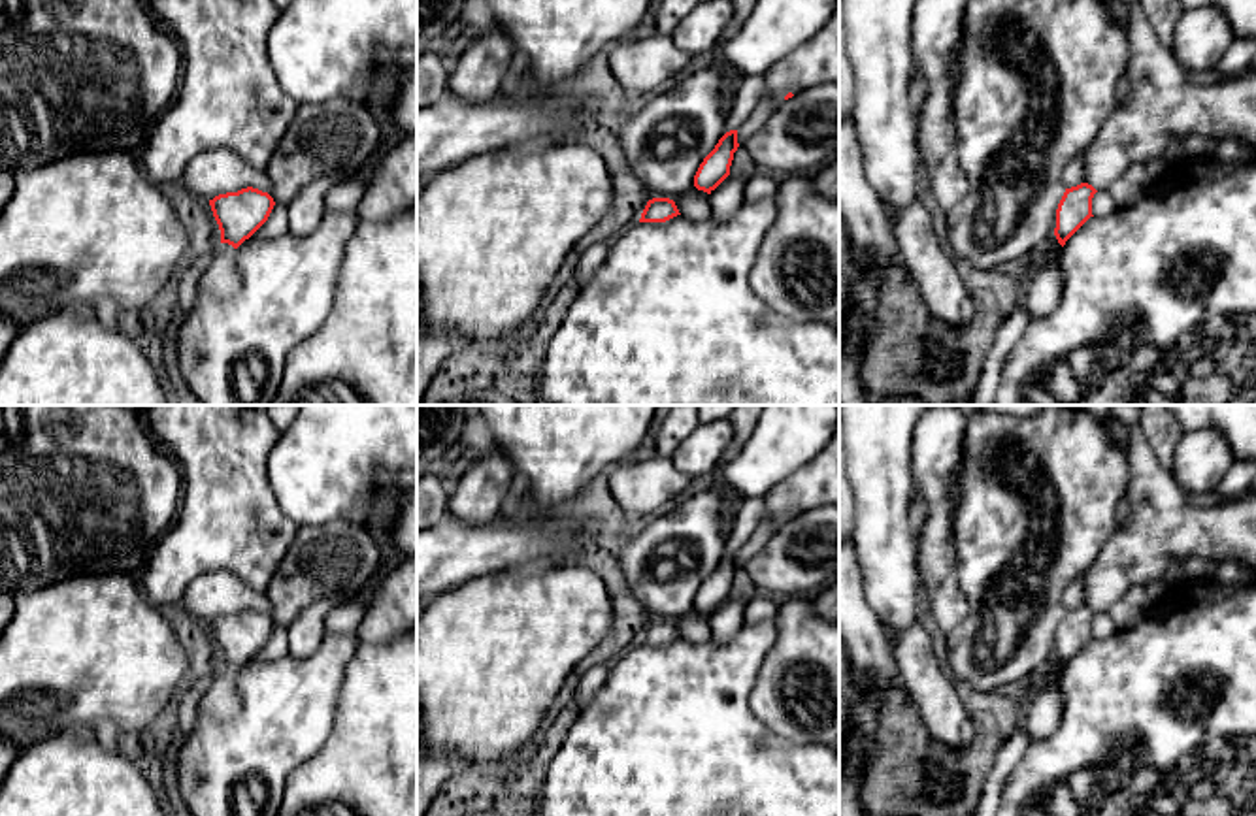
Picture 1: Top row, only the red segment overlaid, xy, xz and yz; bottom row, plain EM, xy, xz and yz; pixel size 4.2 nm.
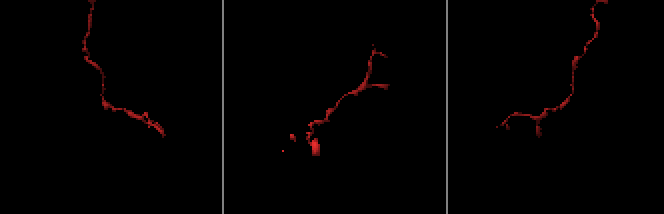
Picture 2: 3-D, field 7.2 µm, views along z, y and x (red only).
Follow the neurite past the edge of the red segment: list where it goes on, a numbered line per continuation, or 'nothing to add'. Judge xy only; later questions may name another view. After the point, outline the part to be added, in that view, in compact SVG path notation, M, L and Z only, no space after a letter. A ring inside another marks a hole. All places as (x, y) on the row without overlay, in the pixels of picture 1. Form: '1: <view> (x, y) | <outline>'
1: xy (221, 701) | M221 665L215 673L211 688L198 703L198 714L211 720L232 720L241 709L240 694L236 690L238 671Z

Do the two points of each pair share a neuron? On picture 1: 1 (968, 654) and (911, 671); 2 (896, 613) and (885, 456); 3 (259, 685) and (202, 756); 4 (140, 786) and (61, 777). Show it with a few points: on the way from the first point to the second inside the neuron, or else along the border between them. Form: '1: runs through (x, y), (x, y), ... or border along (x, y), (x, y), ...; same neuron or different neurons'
1: border along (949, 675), (955, 683); different neurons
2: runs through (889, 573), (885, 496); same neuron
3: runs through (259, 705), (223, 745); same neuron
4: runs through (121, 786), (80, 786); same neuron

